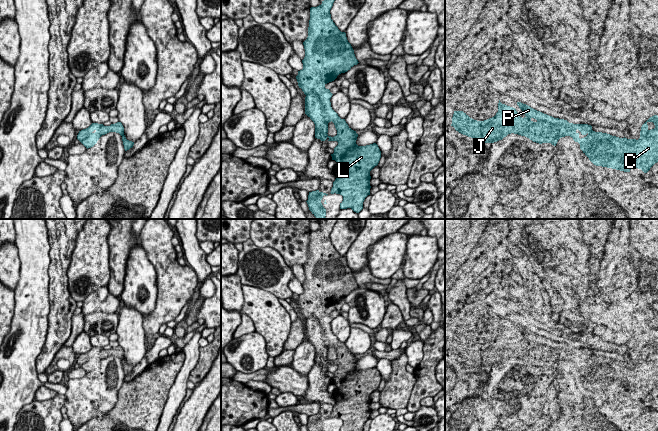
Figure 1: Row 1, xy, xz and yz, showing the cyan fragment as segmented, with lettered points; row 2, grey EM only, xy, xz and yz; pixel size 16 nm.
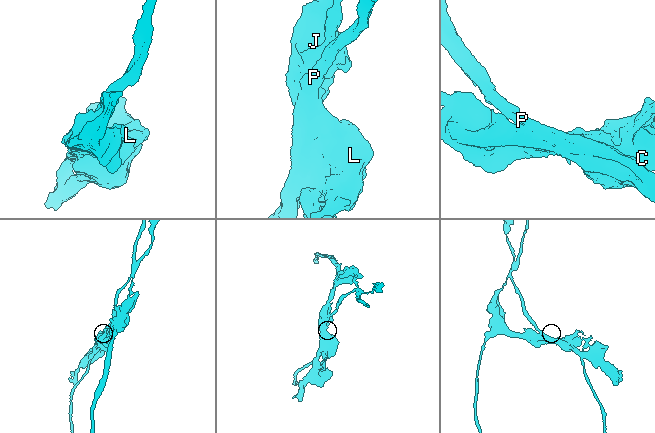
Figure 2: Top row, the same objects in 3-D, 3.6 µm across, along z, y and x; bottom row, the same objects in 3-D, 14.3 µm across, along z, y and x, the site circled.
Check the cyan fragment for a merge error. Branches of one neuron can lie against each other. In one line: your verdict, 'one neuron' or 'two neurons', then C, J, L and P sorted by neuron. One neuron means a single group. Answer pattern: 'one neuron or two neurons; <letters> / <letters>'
two neurons; C J L / P

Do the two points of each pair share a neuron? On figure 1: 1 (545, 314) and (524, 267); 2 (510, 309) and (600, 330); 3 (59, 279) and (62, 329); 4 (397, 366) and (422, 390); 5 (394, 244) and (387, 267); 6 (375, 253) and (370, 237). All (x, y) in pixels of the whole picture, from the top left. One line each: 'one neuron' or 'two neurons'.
1: one neuron
2: two neurons
3: one neuron
4: two neurons
5: one neuron
6: two neurons

